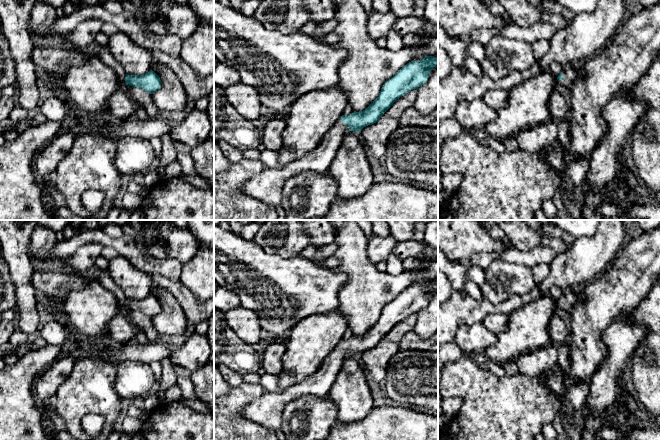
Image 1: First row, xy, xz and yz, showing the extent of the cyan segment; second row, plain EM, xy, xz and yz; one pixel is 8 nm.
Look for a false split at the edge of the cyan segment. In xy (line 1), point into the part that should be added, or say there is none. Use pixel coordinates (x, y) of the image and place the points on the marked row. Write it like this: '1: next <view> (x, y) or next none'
1: next none

